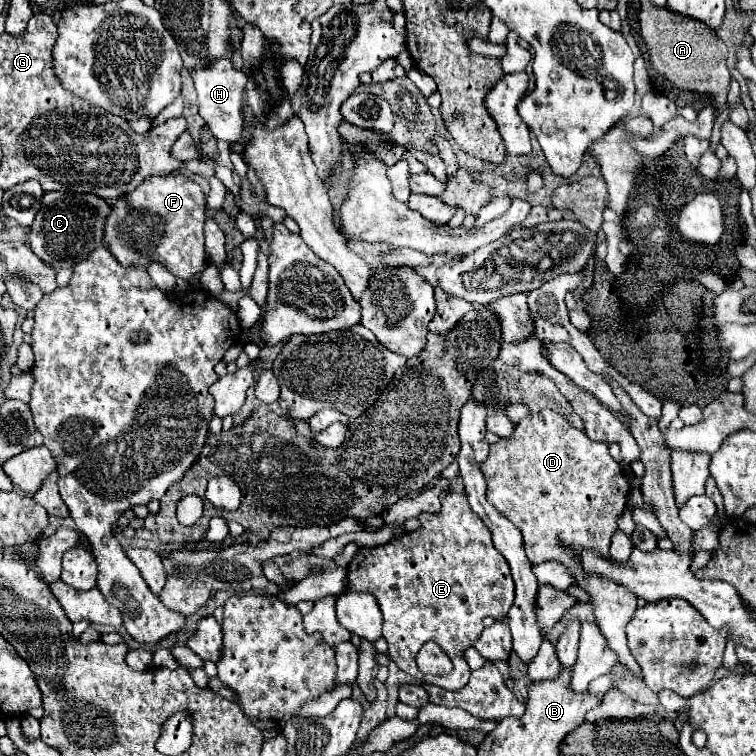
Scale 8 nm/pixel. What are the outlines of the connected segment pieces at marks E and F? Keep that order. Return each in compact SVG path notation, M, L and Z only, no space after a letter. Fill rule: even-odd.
M446 492L442 500L442 508L438 514L422 512L418 516L422 528L416 532L406 532L398 540L392 540L378 548L360 548L354 560L348 564L348 588L356 592L370 592L384 614L384 638L388 642L388 654L396 662L400 670L406 674L434 684L446 690L460 690L466 686L470 678L470 668L464 660L464 650L470 648L482 632L482 618L492 616L500 620L508 614L514 604L514 580L510 576L510 568L506 558L494 548L492 532L480 520L480 516L470 508L468 496L460 492ZM428 642L436 642L454 662L454 670L450 676L432 676L422 674L416 666L418 650Z
M180 172L164 178L150 178L112 206L110 220L106 220L104 244L118 262L126 266L146 268L150 260L158 260L174 276L192 282L208 264L204 252L204 218L206 196L194 180Z

